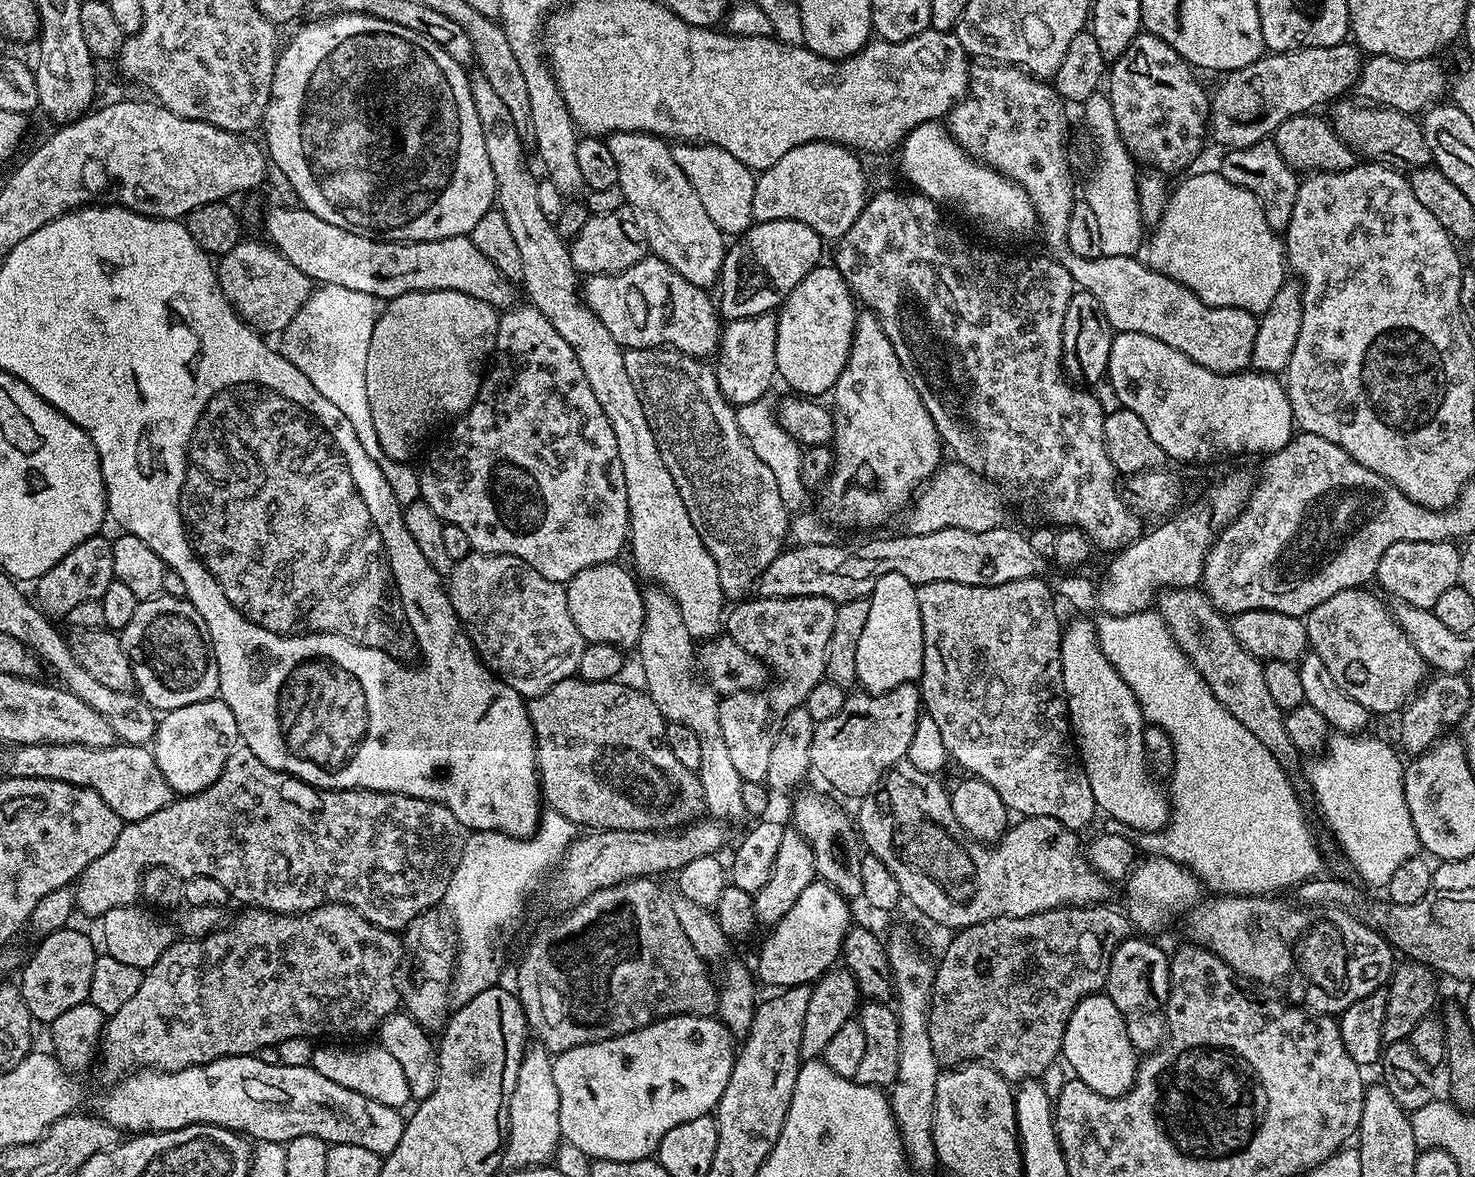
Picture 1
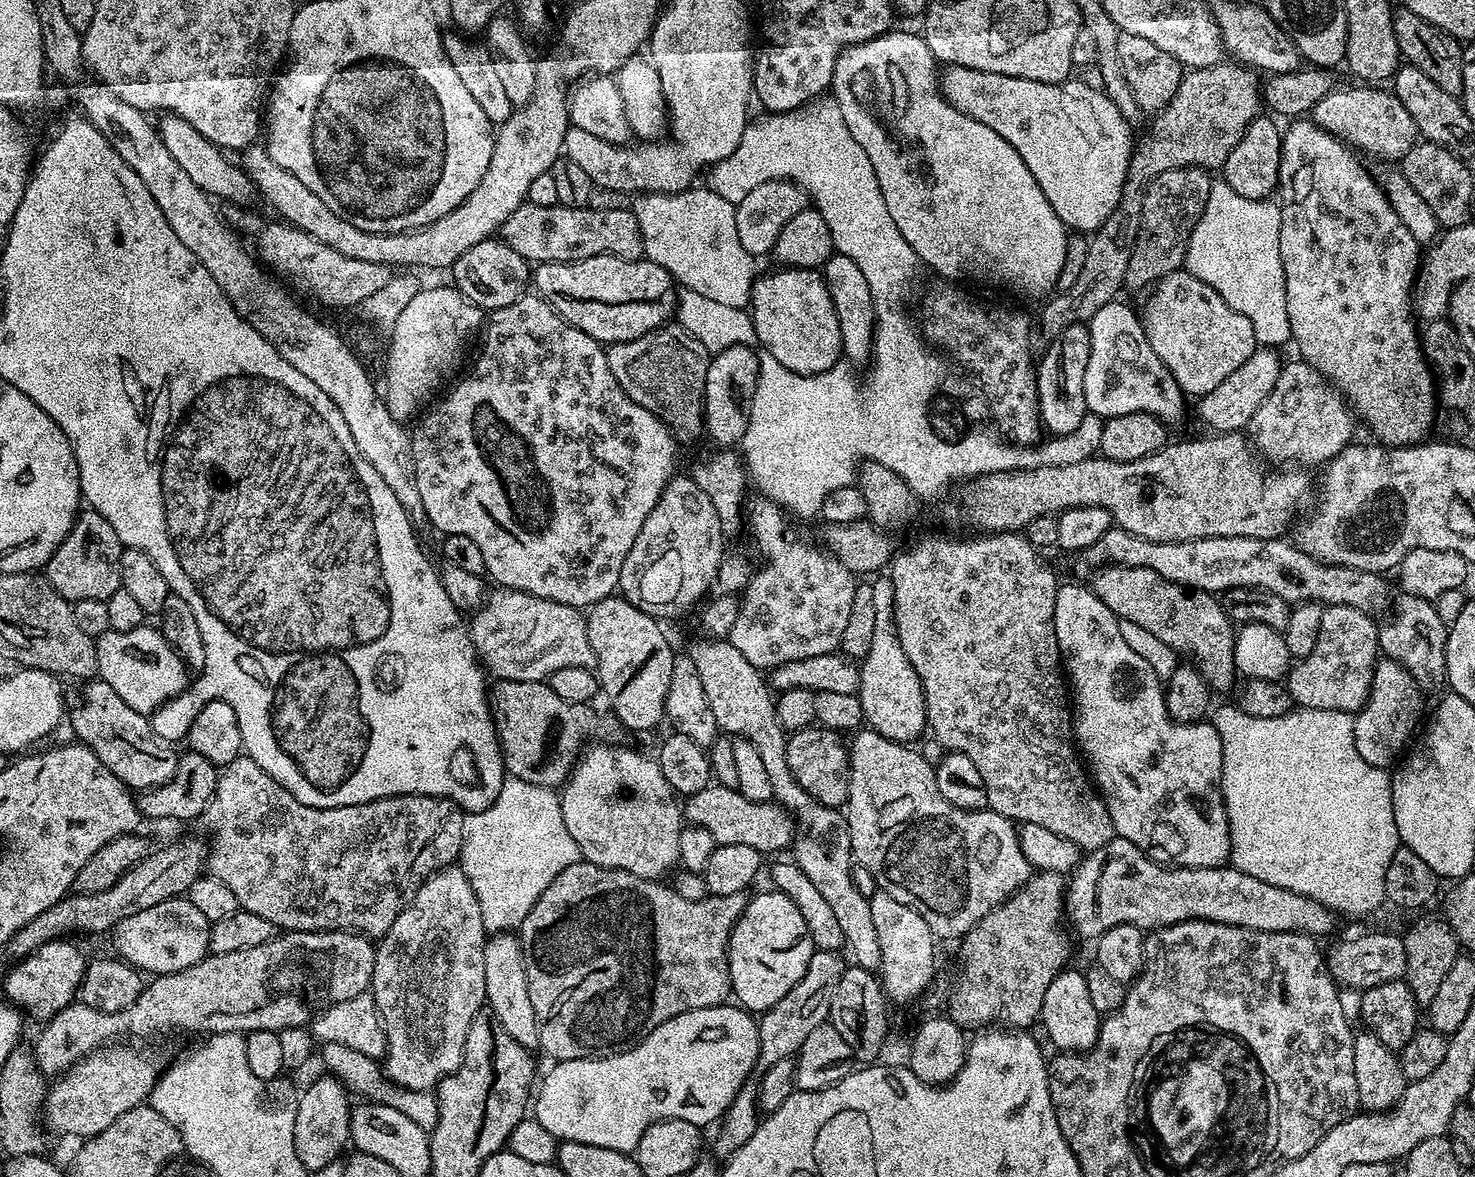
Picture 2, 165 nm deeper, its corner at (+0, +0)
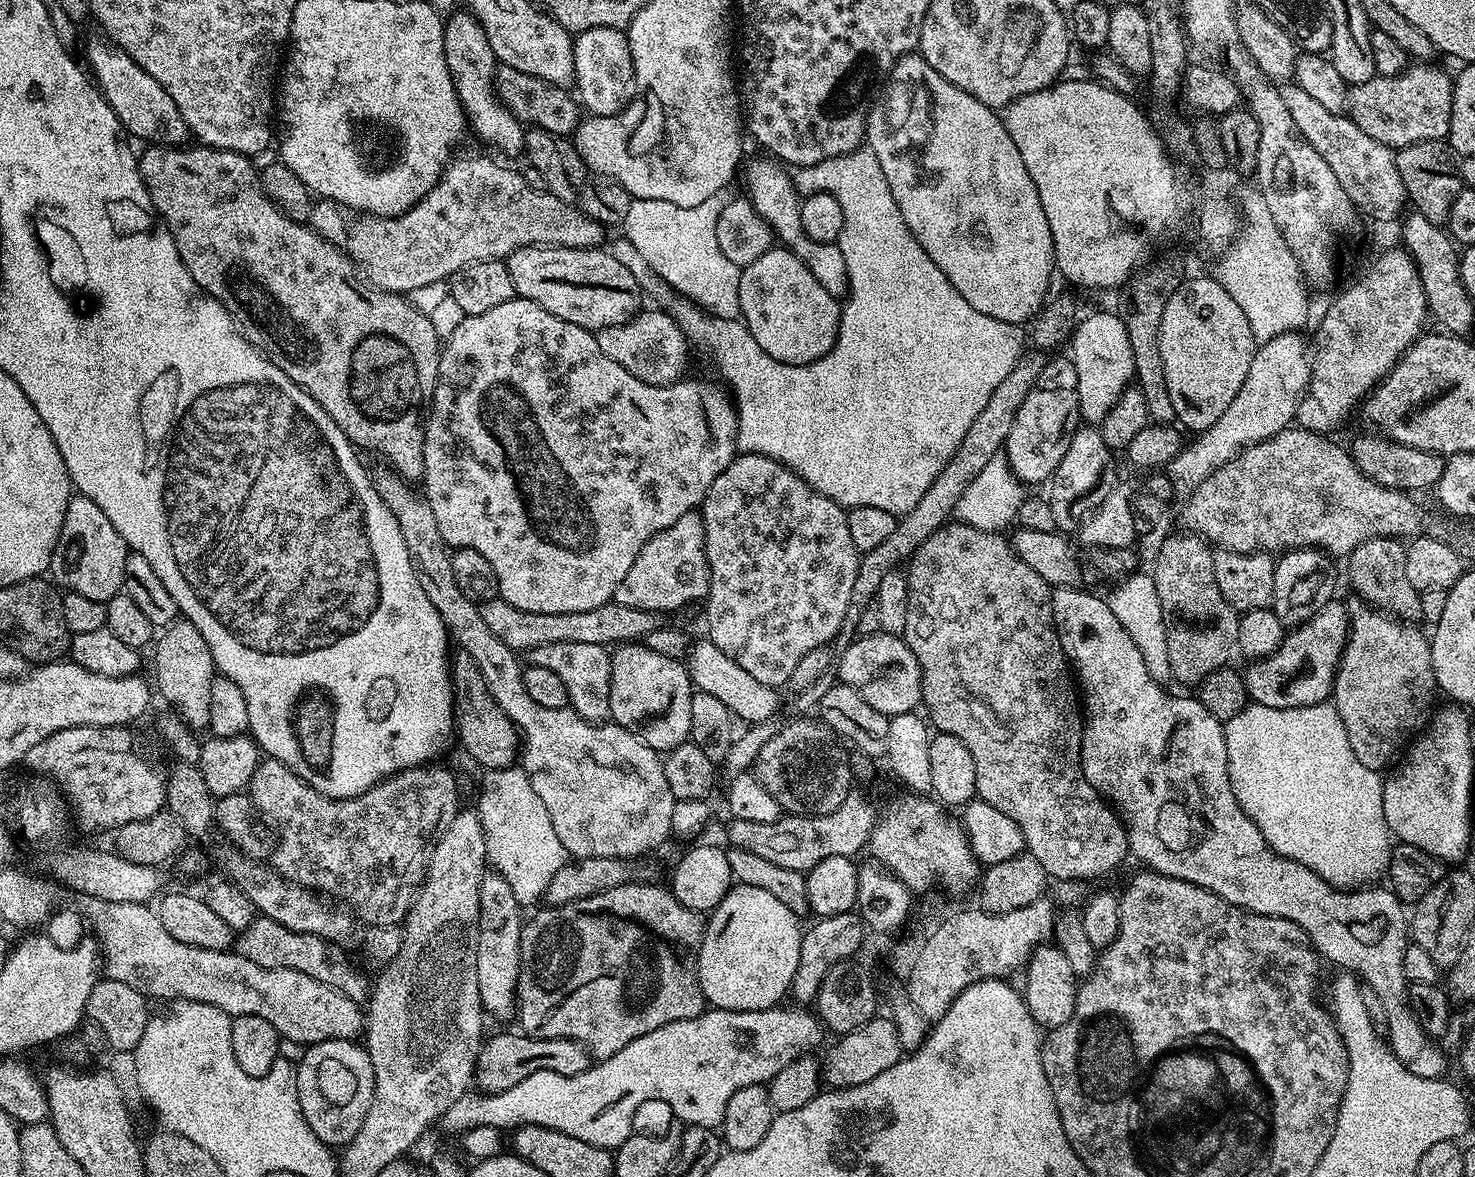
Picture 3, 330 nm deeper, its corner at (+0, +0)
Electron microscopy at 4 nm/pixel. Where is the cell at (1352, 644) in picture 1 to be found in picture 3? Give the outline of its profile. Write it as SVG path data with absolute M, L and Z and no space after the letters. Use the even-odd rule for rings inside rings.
M1333 598L1326 602L1326 606L1322 606L1314 615L1304 624L1299 624L1296 628L1291 629L1285 635L1284 641L1276 650L1268 656L1262 656L1251 661L1252 664L1248 669L1243 669L1244 689L1248 692L1248 699L1251 703L1261 704L1262 706L1270 706L1271 708L1301 708L1302 706L1314 706L1315 704L1323 704L1331 697L1332 687L1336 681L1336 669L1340 667L1340 655L1344 653L1344 643L1348 641L1348 610L1343 603L1339 604L1339 599Z

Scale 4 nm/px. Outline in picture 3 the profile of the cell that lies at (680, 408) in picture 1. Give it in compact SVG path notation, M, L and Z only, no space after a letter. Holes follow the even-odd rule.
M641 310L625 324L601 328L595 333L595 338L598 346L602 346L602 354L606 354L606 358L614 358L614 362L630 370L634 378L654 386L674 384L687 373L684 371L688 368L690 341L666 313L651 311Z

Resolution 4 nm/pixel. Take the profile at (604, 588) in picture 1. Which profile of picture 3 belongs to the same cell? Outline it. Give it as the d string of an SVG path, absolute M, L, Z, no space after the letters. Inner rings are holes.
M625 642L611 653L610 698L611 723L630 730L655 752L667 754L689 739L690 704L694 691L688 669L680 660L666 658L642 642Z

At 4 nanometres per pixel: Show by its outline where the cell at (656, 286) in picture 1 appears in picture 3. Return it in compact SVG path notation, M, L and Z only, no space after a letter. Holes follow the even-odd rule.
M603 247L523 248L514 250L506 263L519 299L538 302L550 314L574 322L574 326L589 330L618 326L641 311L642 293L634 274Z

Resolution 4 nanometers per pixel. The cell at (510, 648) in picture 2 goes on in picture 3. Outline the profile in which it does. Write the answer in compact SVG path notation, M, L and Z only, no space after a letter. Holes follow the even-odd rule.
M550 642L546 646L532 649L530 660L538 666L546 666L546 670L554 670L554 674L562 678L568 691L569 705L582 719L593 722L604 722L609 719L612 657L605 645L590 642Z

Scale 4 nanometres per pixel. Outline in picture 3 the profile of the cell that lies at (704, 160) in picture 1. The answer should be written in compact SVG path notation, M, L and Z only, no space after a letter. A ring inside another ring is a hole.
M591 28L572 42L572 79L579 103L592 116L614 116L624 107L632 84L632 59L627 35L619 28Z

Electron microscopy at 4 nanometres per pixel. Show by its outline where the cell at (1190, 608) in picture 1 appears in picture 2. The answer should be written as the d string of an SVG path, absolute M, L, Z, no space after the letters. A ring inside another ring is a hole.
M1120 564L1101 567L1093 576L1092 593L1110 606L1117 620L1134 622L1142 630L1150 630L1158 642L1166 642L1173 652L1192 656L1188 658L1213 693L1231 690L1232 683L1238 680L1234 660L1237 629L1213 593L1175 584L1154 574L1154 570L1124 568Z

